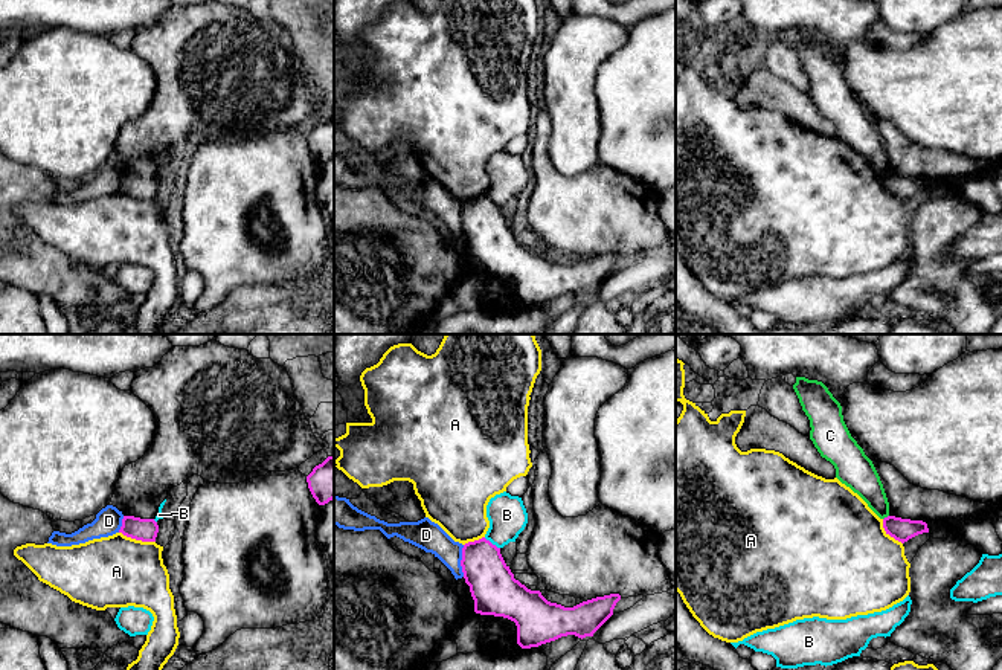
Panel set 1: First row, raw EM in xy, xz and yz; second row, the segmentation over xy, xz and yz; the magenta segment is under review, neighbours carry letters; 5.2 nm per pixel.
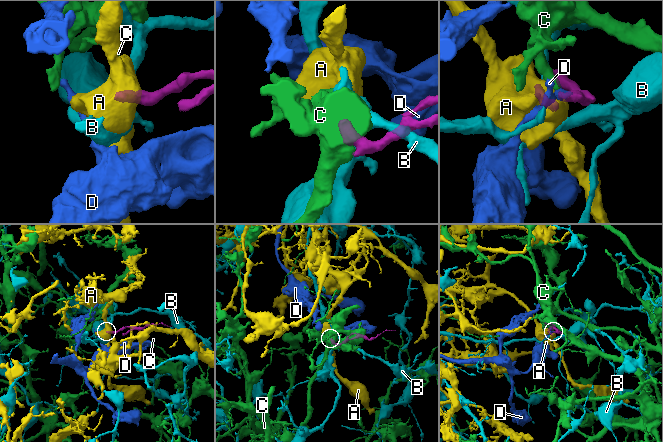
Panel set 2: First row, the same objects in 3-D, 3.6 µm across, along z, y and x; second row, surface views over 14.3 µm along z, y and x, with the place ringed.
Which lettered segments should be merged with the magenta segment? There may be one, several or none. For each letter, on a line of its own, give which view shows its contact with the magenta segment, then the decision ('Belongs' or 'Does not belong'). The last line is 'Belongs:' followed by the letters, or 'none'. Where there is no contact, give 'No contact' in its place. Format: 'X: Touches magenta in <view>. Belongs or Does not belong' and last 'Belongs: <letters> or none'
A: Touches magenta in xy. Does not belong
B: Touches magenta in xz. Does not belong
C: Touches magenta in yz. Does not belong
D: Touches magenta in xz. Does not belong
Belongs: none

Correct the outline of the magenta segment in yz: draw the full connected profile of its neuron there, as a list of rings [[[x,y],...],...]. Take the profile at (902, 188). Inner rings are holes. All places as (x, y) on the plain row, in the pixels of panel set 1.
[[[888,174],[883,177],[883,186],[886,192],[894,195],[895,198],[904,201],[909,197],[929,191],[927,182],[923,179],[910,179],[910,177],[901,177],[895,174]]]

